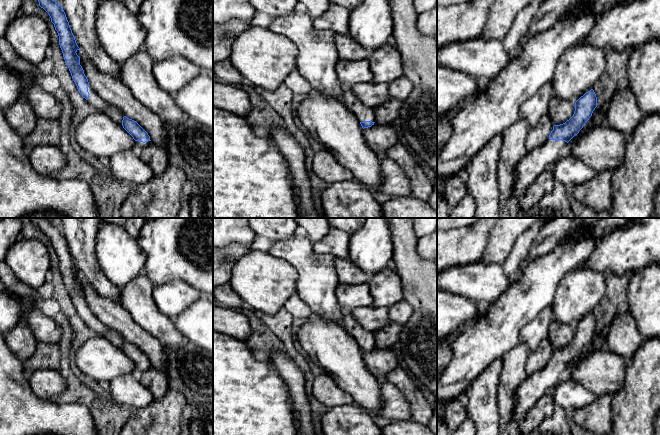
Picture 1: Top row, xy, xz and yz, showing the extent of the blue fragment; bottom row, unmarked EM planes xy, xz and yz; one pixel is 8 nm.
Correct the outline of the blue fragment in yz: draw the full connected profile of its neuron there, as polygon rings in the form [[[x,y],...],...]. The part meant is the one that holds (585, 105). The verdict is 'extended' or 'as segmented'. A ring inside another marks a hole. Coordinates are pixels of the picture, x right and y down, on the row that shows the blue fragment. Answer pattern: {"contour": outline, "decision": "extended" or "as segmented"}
{"contour": [[[593,89],[575,102],[573,116],[565,123],[554,125],[549,139],[518,162],[513,186],[514,195],[522,195],[538,176],[567,150],[567,143],[579,133],[597,107]]], "decision": "extended"}

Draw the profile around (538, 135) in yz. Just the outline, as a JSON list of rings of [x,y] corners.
[[[553,96],[549,103],[548,112],[541,117],[534,127],[529,128],[529,134],[526,138],[527,152],[531,152],[546,143],[553,126],[565,123],[573,116],[574,111],[574,102]]]

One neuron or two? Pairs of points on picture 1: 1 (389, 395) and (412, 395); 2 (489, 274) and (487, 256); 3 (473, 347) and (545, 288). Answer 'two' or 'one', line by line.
1: two
2: two
3: one

